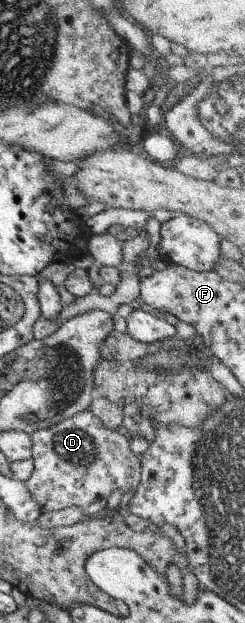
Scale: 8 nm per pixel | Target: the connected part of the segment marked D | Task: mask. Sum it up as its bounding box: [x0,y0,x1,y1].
[22,410,141,517]

